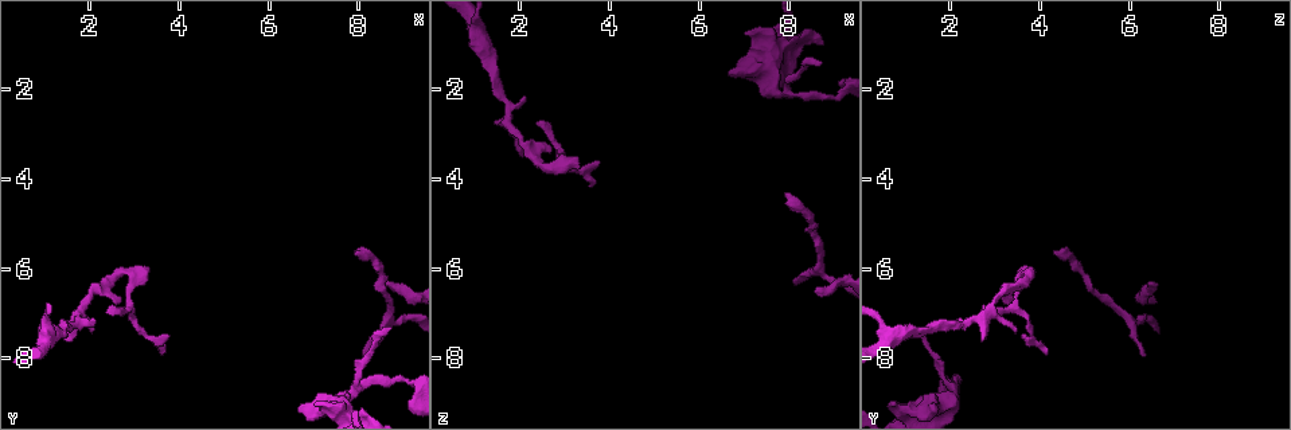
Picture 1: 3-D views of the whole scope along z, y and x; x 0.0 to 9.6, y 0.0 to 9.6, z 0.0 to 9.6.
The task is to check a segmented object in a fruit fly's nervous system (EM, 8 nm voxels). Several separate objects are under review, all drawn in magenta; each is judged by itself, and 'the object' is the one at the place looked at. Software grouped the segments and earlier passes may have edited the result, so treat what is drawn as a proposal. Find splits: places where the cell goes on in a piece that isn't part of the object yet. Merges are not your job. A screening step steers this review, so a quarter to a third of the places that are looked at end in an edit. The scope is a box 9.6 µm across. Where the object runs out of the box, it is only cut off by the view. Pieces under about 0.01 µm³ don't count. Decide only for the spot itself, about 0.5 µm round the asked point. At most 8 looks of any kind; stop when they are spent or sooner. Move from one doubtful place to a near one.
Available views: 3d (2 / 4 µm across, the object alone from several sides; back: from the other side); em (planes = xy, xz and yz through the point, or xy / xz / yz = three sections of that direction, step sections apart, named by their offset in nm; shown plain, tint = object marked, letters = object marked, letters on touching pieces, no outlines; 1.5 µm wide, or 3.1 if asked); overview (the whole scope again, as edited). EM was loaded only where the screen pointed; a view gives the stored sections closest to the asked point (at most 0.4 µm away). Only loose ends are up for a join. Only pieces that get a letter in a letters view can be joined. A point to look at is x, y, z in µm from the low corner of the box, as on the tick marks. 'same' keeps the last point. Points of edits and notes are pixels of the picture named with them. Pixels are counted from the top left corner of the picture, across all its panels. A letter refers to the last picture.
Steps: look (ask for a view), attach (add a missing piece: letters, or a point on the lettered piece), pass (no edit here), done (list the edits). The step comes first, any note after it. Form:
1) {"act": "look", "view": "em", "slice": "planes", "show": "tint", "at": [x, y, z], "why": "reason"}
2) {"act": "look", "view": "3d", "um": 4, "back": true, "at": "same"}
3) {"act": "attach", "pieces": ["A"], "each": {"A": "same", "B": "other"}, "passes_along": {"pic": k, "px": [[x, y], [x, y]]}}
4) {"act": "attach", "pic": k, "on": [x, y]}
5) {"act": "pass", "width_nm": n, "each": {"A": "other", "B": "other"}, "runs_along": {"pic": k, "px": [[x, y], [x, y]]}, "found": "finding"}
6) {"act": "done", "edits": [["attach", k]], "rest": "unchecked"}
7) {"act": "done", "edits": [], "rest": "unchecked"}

{"act": "look", "view": "3d", "um": 4, "at": [2.15, 7.35, 3.45], "why": "an open end"}

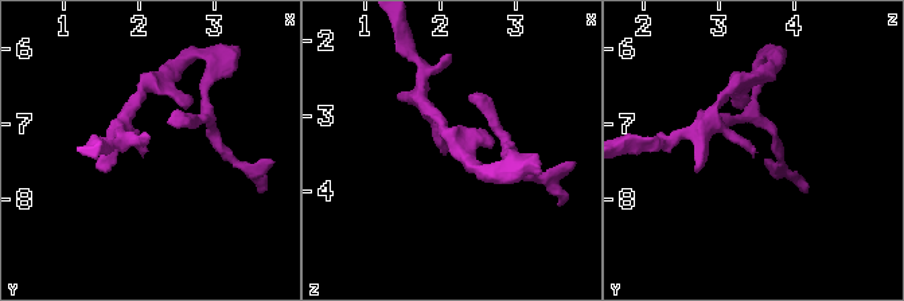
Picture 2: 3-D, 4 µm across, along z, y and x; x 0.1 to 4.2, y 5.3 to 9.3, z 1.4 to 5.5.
{"act": "look", "view": "em", "slice": "planes", "show": "letters", "at": [2.10, 7.35, 3.40], "why": "now the EM"}

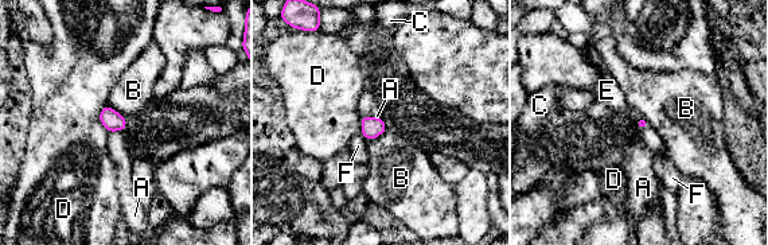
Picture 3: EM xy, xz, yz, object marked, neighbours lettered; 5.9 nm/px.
{"act": "pass", "each": {"A": "other", "B": "other", "C": "other", "D": "other", "E": "other", "F": "other"}, "border": {"pic": 3, "px": [[120, 129], [108, 132]]}, "found": "no lettered piece goes on from it"}

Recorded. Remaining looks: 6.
{"act": "look", "view": "3d", "um": 2, "at": [8.15, 7.90, 6.30], "why": "thin end"}

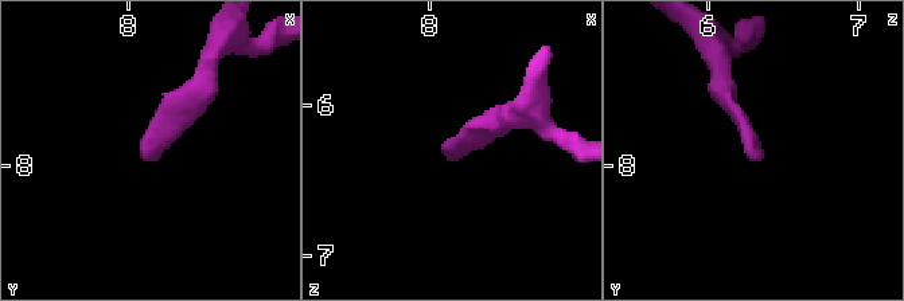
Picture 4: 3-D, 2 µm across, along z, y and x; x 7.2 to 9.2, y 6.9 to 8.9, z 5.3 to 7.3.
{"act": "look", "view": "em", "slice": "xy", "step": 8, "show": "tint", "at": [8.14, 7.94, 6.36], "why": "now the EM"}

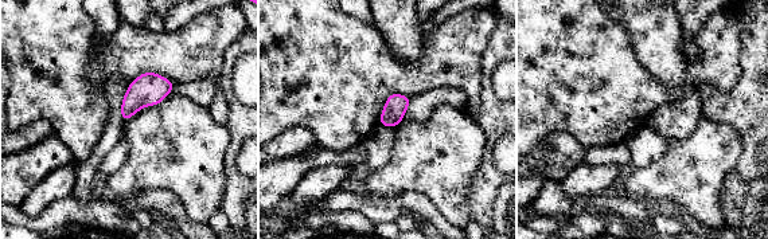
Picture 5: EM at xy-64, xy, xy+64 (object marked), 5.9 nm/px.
{"act": "look", "view": "em", "slice": "xy", "step": 8, "show": "letters", "at": "same", "why": "see the neighbours"}

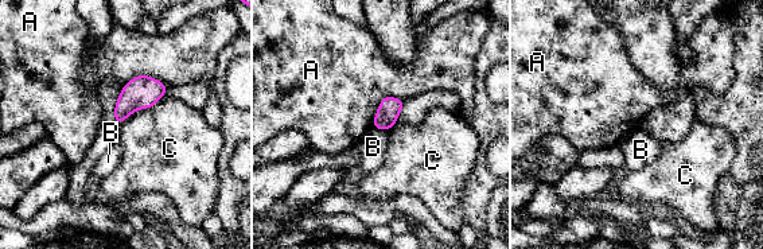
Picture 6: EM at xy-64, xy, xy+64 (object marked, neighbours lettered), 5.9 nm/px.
{"act": "pass", "each": {"A": "other", "B": "other", "C": "other"}, "found": "none of them fits"}

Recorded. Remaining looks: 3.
{"act": "look", "view": "em", "slice": "planes", "show": "letters", "at": [8.65, 6.30, 6.45], "why": "branch stops here"}

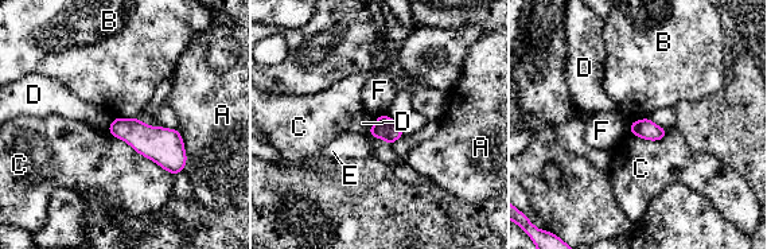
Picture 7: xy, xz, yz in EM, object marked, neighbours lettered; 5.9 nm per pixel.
{"act": "pass", "width_nm": 120, "each": {"A": "other", "B": "other", "C": "other", "D": "other", "E": "other", "F": "other"}, "border": {"pic": 7, "px": [[115, 117], [137, 119]]}, "found": "no lettered piece goes on from it"}

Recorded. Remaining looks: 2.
{"act": "done", "edits": [], "rest": "unchecked"}

